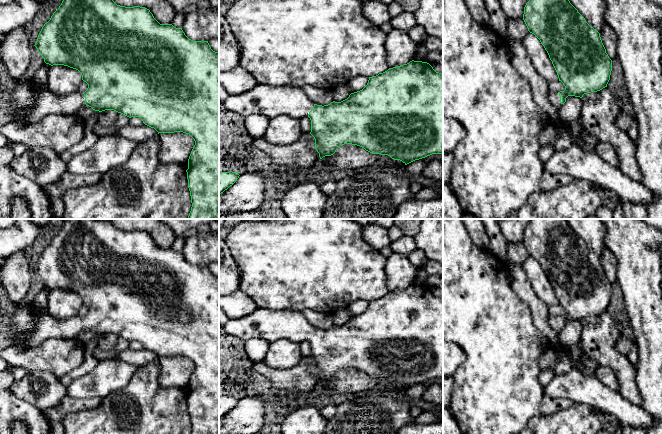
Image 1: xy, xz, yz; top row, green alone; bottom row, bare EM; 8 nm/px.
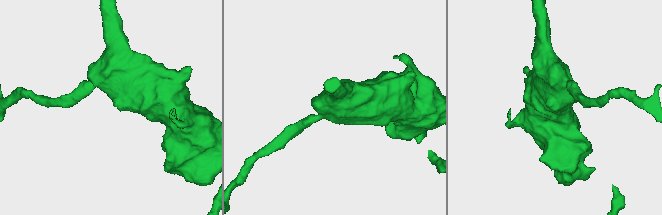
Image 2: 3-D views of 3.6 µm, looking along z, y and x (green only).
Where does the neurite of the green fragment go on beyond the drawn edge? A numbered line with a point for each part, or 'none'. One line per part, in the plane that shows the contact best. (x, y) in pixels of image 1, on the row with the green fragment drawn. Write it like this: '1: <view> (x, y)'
1: xz (270, 101)

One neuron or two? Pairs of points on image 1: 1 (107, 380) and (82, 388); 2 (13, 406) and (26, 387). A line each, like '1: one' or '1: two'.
1: one
2: two

